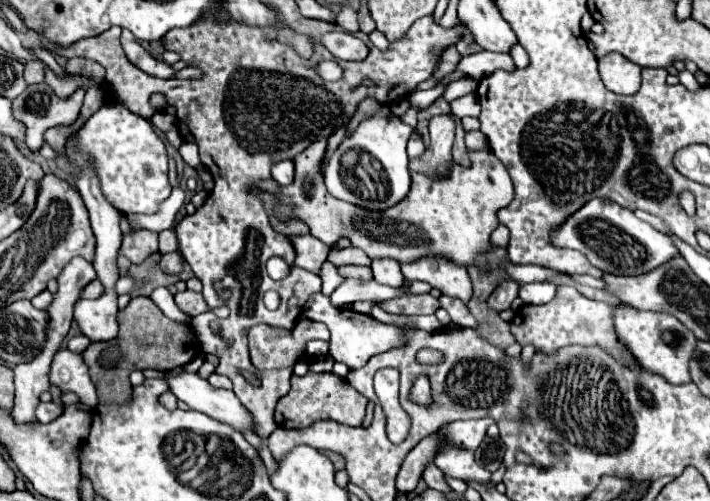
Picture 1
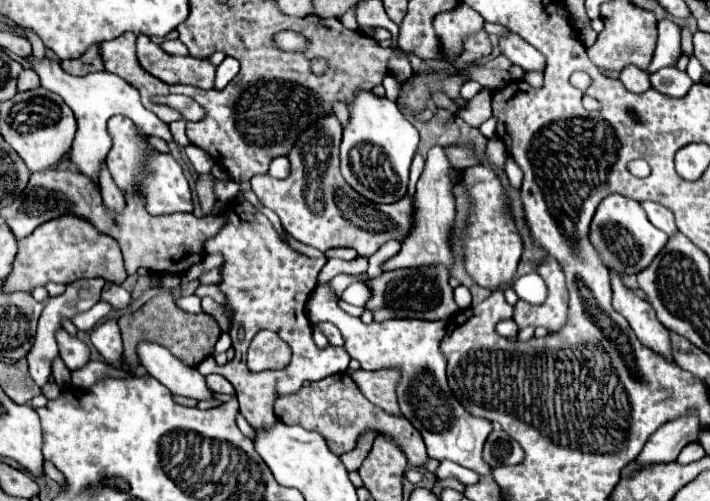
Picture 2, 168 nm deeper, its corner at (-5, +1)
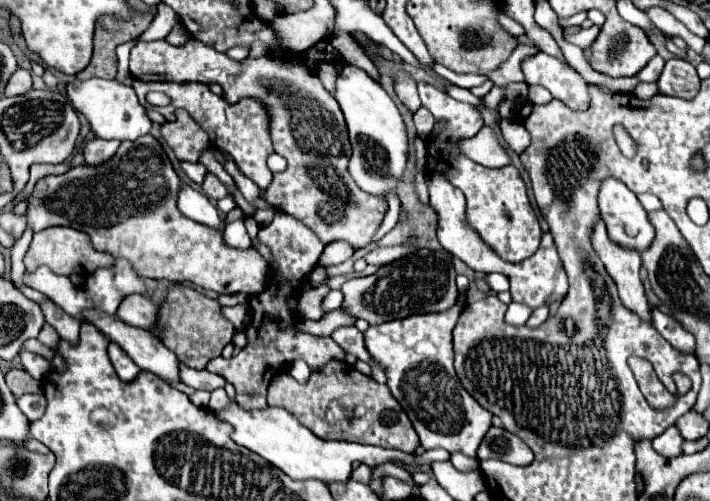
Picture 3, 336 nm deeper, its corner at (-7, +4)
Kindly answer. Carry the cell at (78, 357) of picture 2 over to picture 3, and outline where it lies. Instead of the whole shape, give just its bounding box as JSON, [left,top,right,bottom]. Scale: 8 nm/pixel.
[40,301,82,345]

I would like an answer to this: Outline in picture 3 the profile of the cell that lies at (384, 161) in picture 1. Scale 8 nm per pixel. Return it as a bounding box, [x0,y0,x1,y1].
[336,63,408,241]

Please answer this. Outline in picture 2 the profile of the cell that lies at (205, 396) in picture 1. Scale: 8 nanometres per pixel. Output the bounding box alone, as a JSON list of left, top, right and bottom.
[136,342,212,400]

